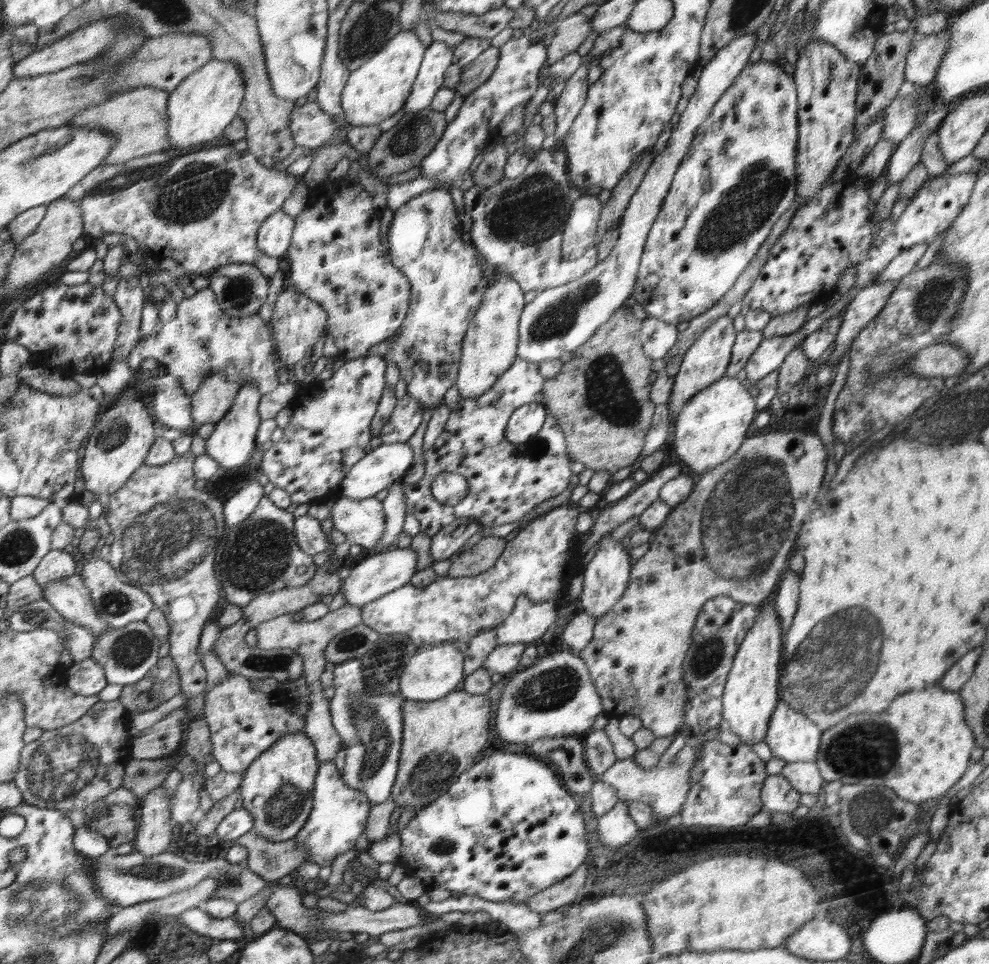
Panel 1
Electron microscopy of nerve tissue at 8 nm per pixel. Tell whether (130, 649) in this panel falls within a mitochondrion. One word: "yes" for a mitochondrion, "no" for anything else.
yes

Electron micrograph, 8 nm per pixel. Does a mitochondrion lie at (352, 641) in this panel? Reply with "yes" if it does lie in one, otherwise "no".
yes

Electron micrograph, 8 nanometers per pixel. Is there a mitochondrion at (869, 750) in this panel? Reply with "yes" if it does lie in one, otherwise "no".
yes

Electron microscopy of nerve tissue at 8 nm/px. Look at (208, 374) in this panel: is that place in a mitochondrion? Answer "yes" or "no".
no

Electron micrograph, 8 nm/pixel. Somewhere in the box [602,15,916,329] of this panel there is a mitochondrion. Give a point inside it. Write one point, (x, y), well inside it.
(748, 204)

